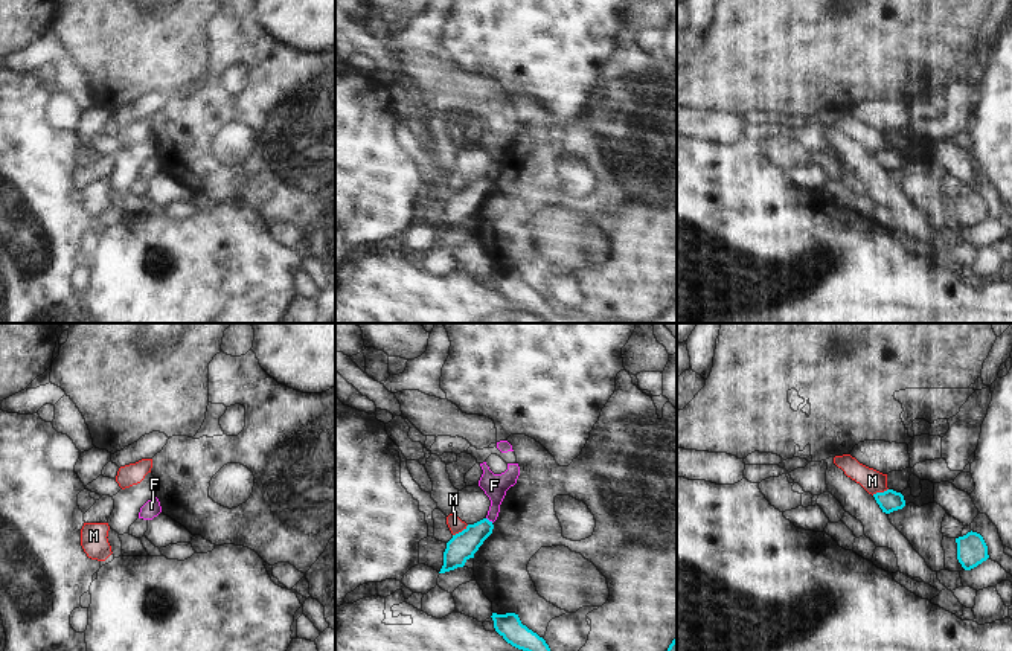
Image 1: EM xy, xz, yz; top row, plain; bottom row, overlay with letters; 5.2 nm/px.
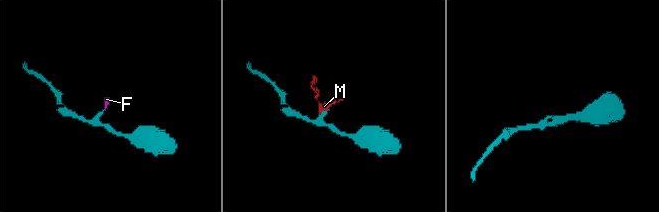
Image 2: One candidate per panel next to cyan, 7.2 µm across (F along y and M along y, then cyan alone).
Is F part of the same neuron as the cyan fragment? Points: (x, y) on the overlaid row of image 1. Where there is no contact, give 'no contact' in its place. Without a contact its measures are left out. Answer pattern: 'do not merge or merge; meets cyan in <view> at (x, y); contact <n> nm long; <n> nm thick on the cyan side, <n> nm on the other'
do not merge; meets cyan in xz at (488, 520); contact 50 nm long; 150 nm thick on the cyan side, 130 nm on the other

